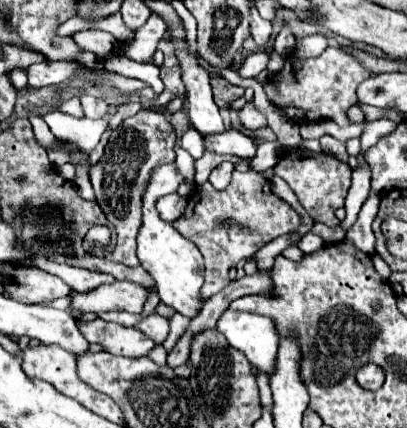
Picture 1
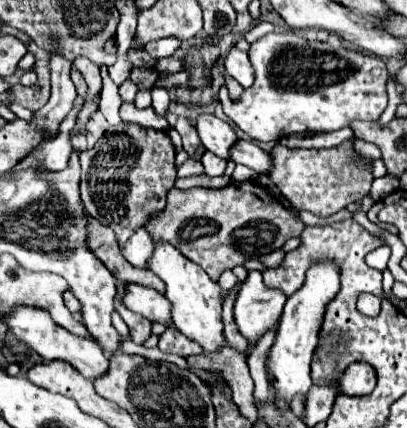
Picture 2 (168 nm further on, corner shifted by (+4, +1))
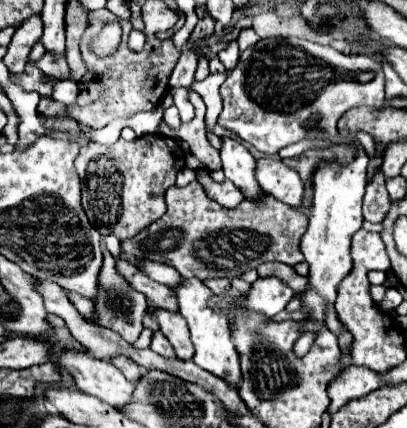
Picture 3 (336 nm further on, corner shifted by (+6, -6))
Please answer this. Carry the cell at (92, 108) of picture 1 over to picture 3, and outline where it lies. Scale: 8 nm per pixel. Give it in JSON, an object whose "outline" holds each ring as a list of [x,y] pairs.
{"outline":[[[48,52],[34,62],[36,68],[40,68],[44,74],[50,74],[58,80],[66,80],[70,70],[68,70],[68,64],[66,64],[66,58],[64,56],[48,56]]]}

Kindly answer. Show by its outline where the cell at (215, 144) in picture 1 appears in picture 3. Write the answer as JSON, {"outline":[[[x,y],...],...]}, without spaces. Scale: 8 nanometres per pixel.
{"outline":[[[262,158],[258,160],[256,178],[260,188],[274,196],[276,200],[298,208],[302,204],[304,196],[304,182],[300,180],[298,172],[288,168],[282,160],[274,158]]]}

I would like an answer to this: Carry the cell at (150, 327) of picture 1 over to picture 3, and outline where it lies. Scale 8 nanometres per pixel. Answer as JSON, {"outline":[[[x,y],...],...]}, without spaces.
{"outline":[[[104,250],[104,260],[102,260],[102,268],[100,268],[100,276],[98,276],[98,284],[100,284],[100,292],[94,298],[94,314],[98,318],[98,324],[102,328],[110,328],[114,332],[118,332],[126,342],[136,342],[136,338],[142,332],[142,318],[144,312],[148,308],[148,302],[144,298],[142,292],[136,292],[118,272],[116,272],[116,258]]]}

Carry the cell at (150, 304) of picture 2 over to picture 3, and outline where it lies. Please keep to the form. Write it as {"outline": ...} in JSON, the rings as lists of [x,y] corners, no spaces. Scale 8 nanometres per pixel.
{"outline":[[[154,308],[154,316],[160,324],[160,330],[164,332],[164,336],[170,340],[174,352],[176,352],[176,358],[180,360],[192,360],[192,340],[188,336],[188,326],[186,326],[186,320],[176,312],[168,312],[168,310],[160,310],[160,308]]]}

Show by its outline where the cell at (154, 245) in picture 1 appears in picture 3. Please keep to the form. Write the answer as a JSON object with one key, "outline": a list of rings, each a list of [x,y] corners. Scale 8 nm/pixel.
{"outline":[[[198,278],[194,280],[184,280],[182,286],[174,288],[176,296],[178,296],[178,304],[180,304],[180,314],[186,318],[188,328],[190,328],[190,336],[192,336],[192,344],[196,348],[194,354],[194,362],[204,368],[206,372],[222,378],[226,384],[230,384],[232,388],[238,388],[240,384],[240,362],[238,362],[238,352],[232,344],[232,338],[228,334],[228,320],[224,320],[224,314],[212,310],[208,306],[212,292],[210,288],[206,288]]]}

